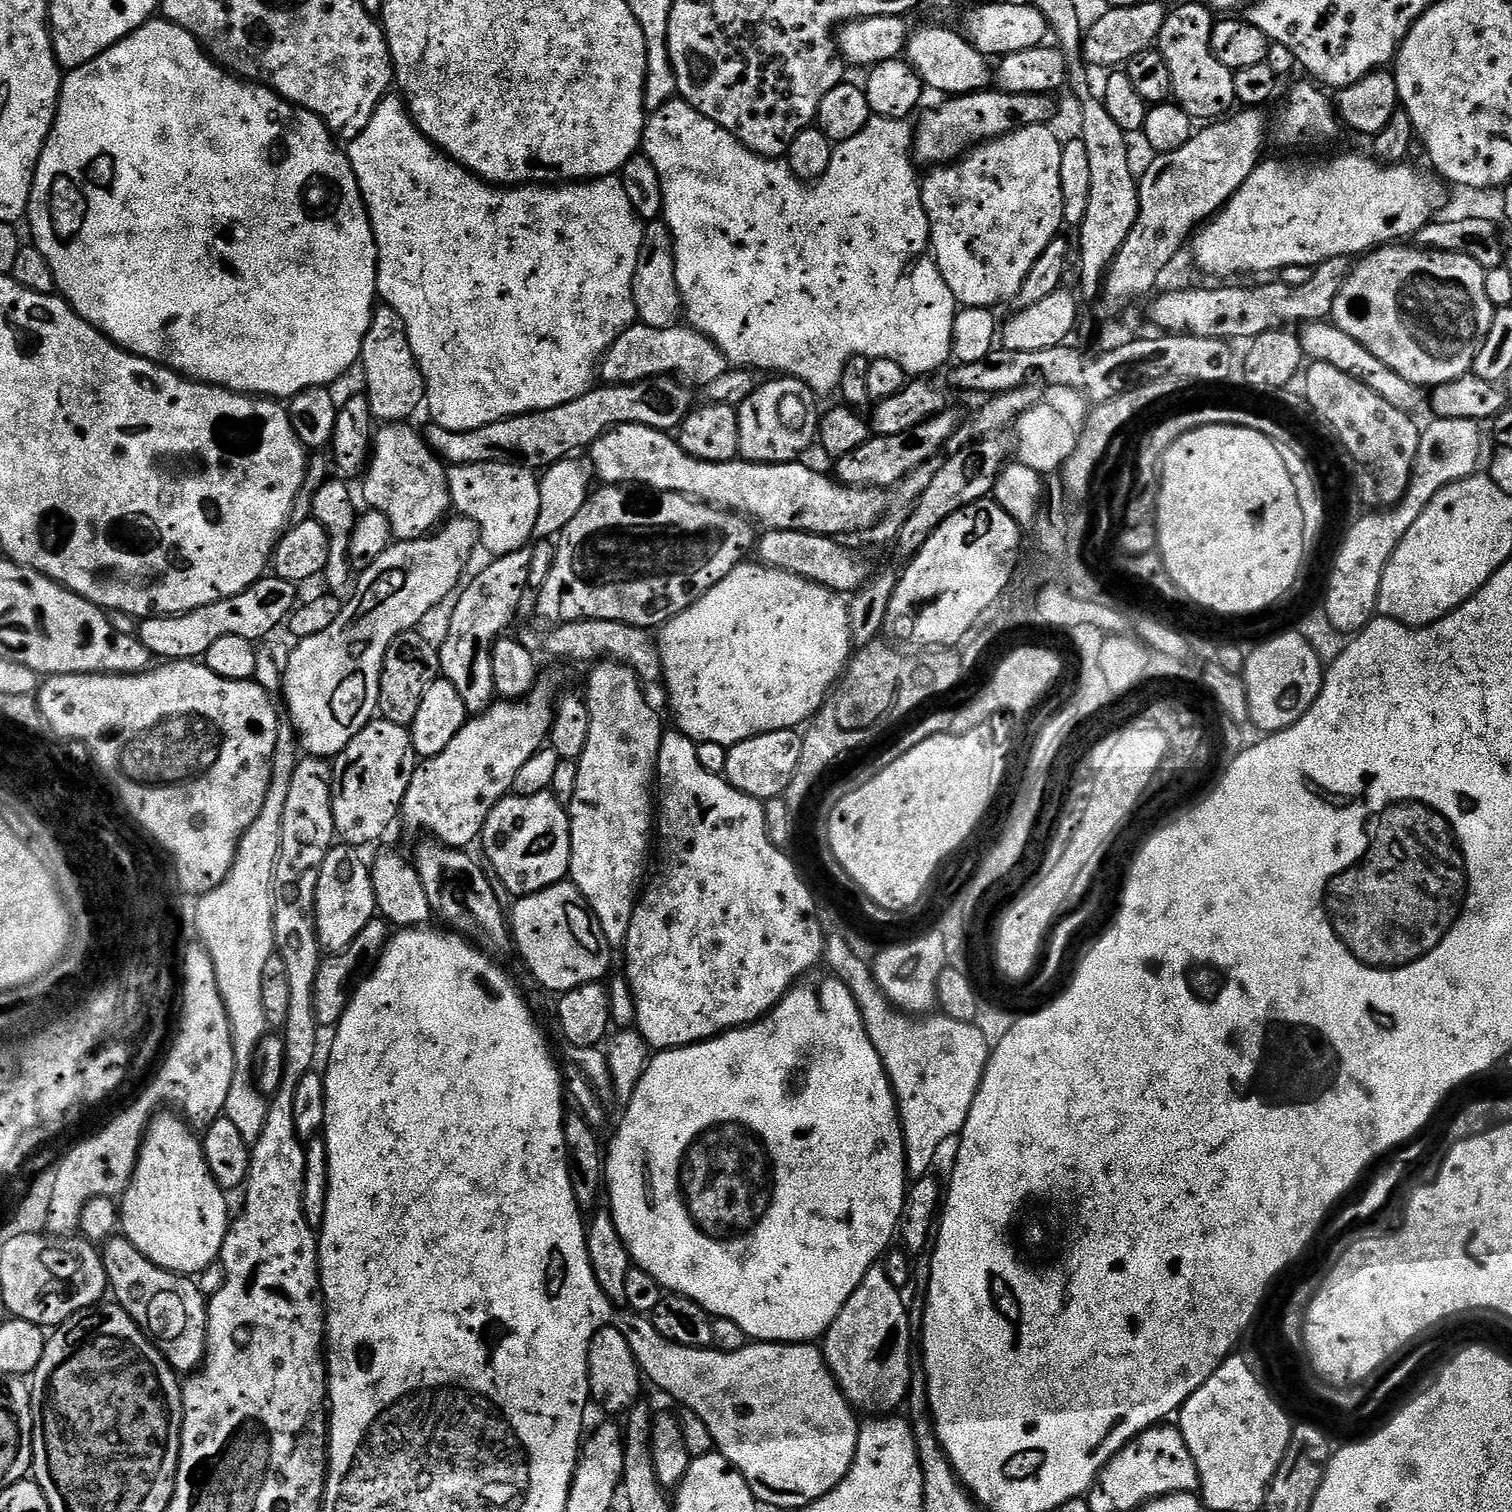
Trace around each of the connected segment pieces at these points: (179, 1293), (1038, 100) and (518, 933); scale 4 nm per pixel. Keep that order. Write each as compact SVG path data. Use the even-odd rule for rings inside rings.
M123 1234L105 1240L102 1255L111 1295L116 1295L113 1296L115 1303L119 1304L122 1310L126 1310L130 1318L134 1318L134 1322L145 1332L155 1348L168 1359L173 1372L191 1374L197 1371L204 1363L204 1351L208 1345L208 1300L200 1293L199 1286L192 1281L195 1279L184 1274L168 1272L150 1262L150 1258L143 1256Z
M985 90L974 92L970 96L954 96L943 101L937 108L929 112L919 113L920 121L914 124L914 160L917 165L943 166L953 163L965 155L969 150L987 142L1004 136L1008 132L1016 132L1026 126L1035 124L1049 125L1055 116L1057 101L1051 95L1033 96L1032 94L1010 94L999 90Z
M561 882L541 892L521 896L510 908L515 951L544 988L563 994L578 986L603 981L612 964L612 952L602 926L571 882Z

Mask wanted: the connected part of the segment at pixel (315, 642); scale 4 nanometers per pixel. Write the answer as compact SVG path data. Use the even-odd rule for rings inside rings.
M449 519L421 540L401 540L389 544L387 550L378 554L370 567L359 573L360 585L356 588L356 600L349 604L347 601L341 607L338 618L334 618L334 622L330 622L322 634L314 634L314 638L301 640L293 647L289 654L289 664L282 670L282 697L288 703L288 712L292 715L290 723L298 733L301 749L309 757L339 756L345 746L371 722L378 712L380 671L390 642L394 642L398 634L419 629L419 624L448 595L451 597L461 587L465 579L464 567L472 551L478 548L478 531L474 521L455 519Z

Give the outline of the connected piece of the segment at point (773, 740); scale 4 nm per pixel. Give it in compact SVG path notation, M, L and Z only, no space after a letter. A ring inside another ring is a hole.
M791 728L763 732L754 738L746 738L728 749L724 779L742 794L753 796L761 802L783 797L785 790L798 770L798 758L802 758L803 735Z

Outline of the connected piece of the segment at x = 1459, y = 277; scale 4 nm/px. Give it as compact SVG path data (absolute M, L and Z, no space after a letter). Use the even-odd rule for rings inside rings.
M1404 246L1377 247L1353 267L1334 302L1331 319L1406 382L1419 386L1449 384L1475 369L1478 350L1490 334L1494 309L1486 298L1486 270L1466 254L1400 247Z

